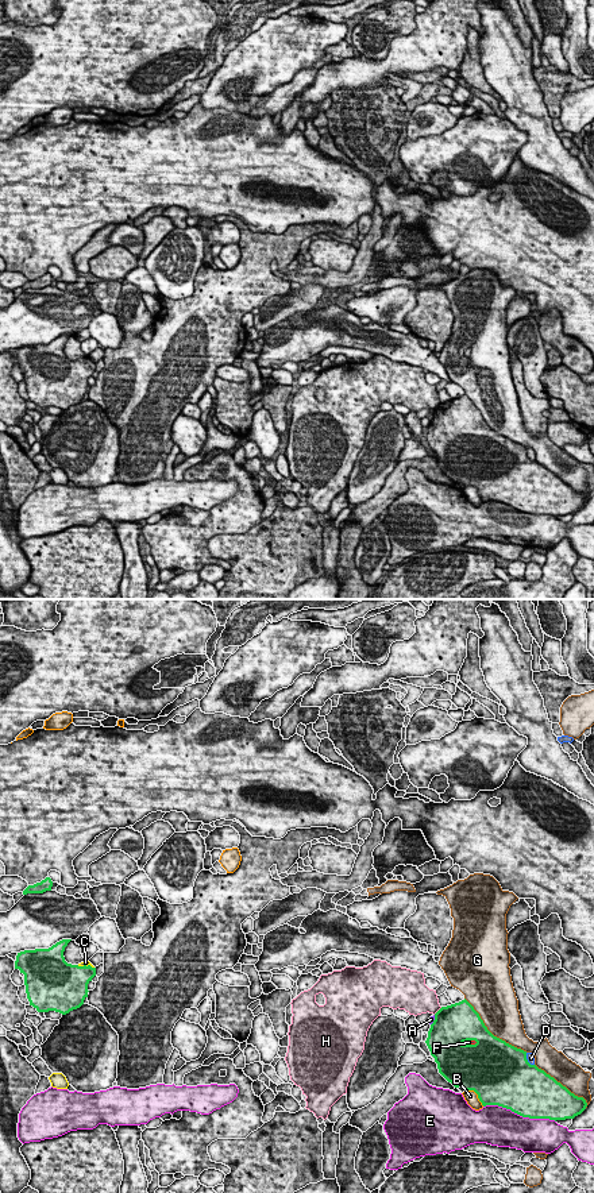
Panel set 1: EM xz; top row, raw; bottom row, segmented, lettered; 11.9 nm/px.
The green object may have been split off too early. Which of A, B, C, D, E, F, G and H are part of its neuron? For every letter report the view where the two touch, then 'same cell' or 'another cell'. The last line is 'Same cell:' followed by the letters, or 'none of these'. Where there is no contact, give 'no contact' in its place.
A: xz | another cell
B: xz | another cell
C: xz | same cell
D: xz | another cell
E: xz | another cell
F: xz | same cell
G: xz | another cell
H: xz | another cell
Same cell: C, F

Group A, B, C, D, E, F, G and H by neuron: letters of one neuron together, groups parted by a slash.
A / B / C F / D / E / G / H

